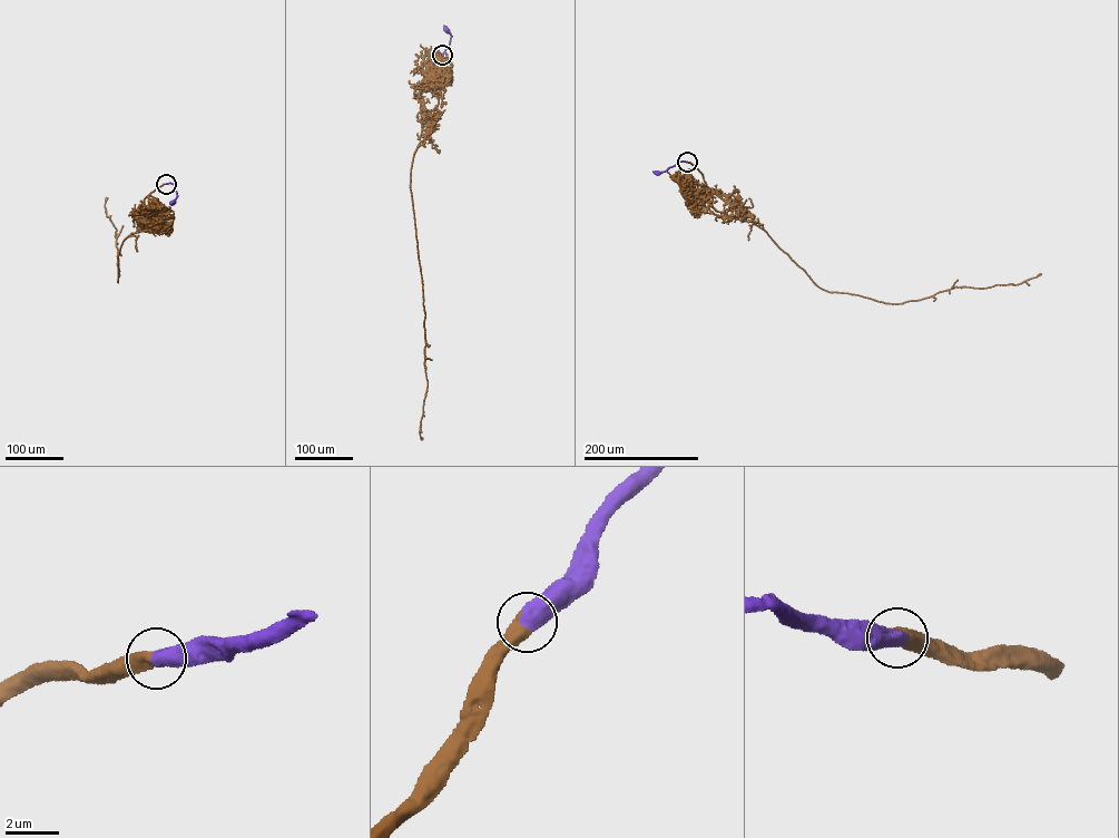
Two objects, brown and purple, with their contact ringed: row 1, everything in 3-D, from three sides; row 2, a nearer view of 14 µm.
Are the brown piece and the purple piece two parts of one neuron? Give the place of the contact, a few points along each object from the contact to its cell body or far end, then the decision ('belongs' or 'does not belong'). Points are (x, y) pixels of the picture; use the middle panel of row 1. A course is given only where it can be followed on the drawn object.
at (442, 55); brown runs (442, 55), (422, 79), (438, 99), (438, 114), (414, 153), (410, 176), (425, 313), (428, 387), (421, 439); purple runs (442, 55), (451, 36), (445, 28); belongs

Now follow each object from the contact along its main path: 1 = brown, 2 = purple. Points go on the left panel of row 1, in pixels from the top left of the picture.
1: (166, 183), (144, 200), (156, 226), (141, 227), (123, 242), (118, 282), (116, 230), (106, 215), (106, 197)
2: (166, 183), (173, 183), (176, 189), (177, 195), (172, 203)

